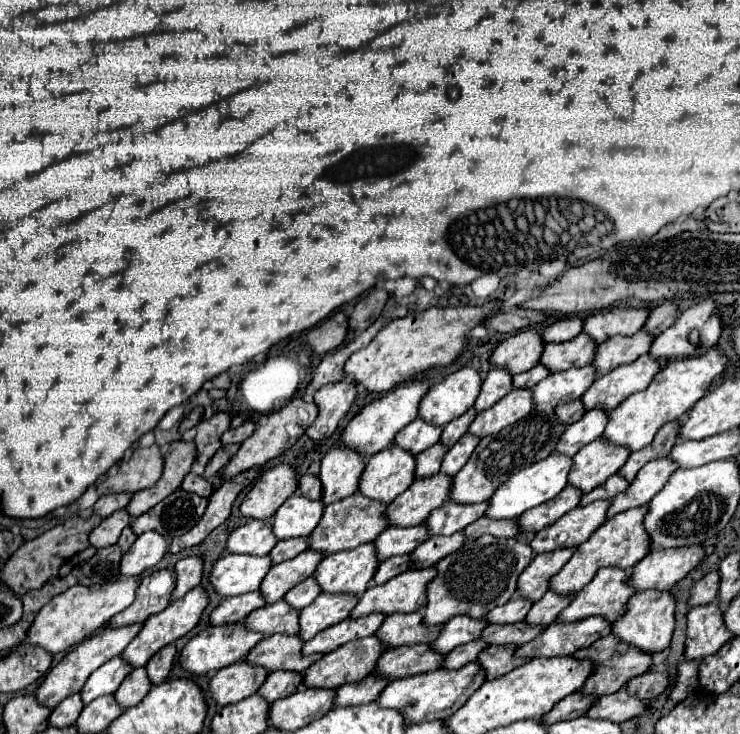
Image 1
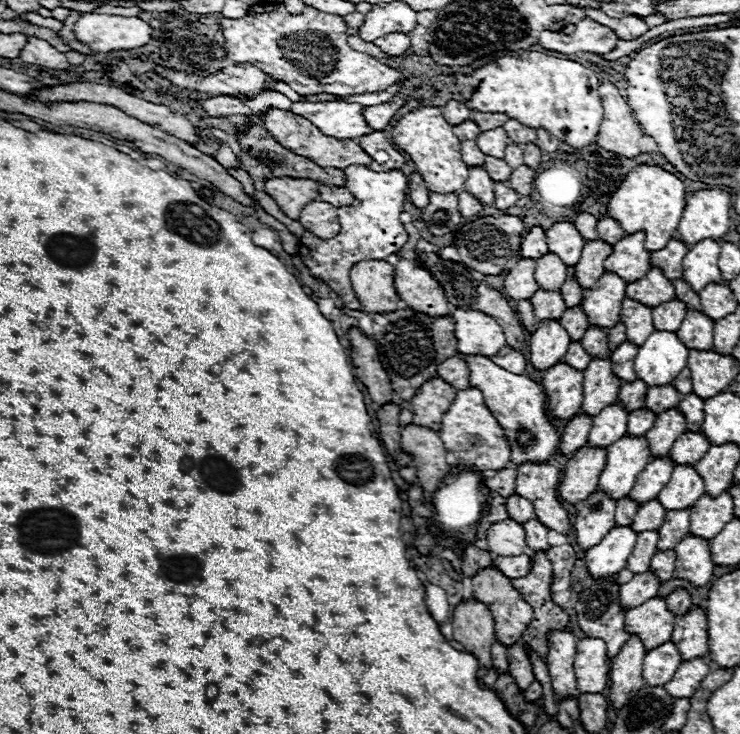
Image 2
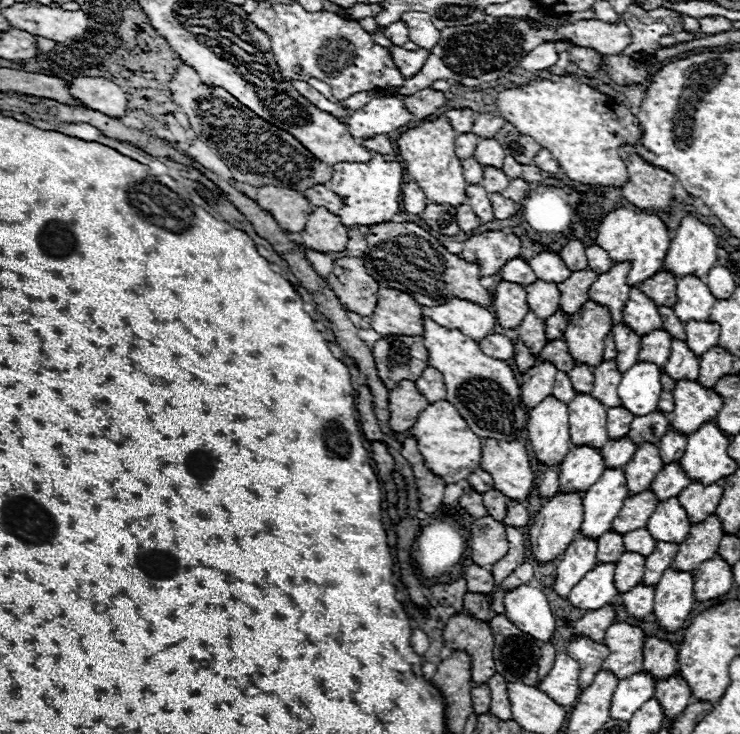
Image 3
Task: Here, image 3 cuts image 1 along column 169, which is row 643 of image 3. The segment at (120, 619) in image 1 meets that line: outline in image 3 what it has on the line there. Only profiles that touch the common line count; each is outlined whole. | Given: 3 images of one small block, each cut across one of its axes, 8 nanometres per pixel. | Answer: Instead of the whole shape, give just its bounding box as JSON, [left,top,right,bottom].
[568,636,610,688]

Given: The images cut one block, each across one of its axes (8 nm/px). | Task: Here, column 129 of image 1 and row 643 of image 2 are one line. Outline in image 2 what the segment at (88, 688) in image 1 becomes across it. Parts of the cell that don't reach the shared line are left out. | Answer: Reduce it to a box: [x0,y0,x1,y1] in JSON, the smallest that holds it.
[644,642,680,686]

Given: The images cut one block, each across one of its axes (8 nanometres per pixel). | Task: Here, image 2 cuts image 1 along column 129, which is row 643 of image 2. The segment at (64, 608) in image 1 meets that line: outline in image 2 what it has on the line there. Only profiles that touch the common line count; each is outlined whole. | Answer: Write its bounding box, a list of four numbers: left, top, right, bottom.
[574,638,610,692]

